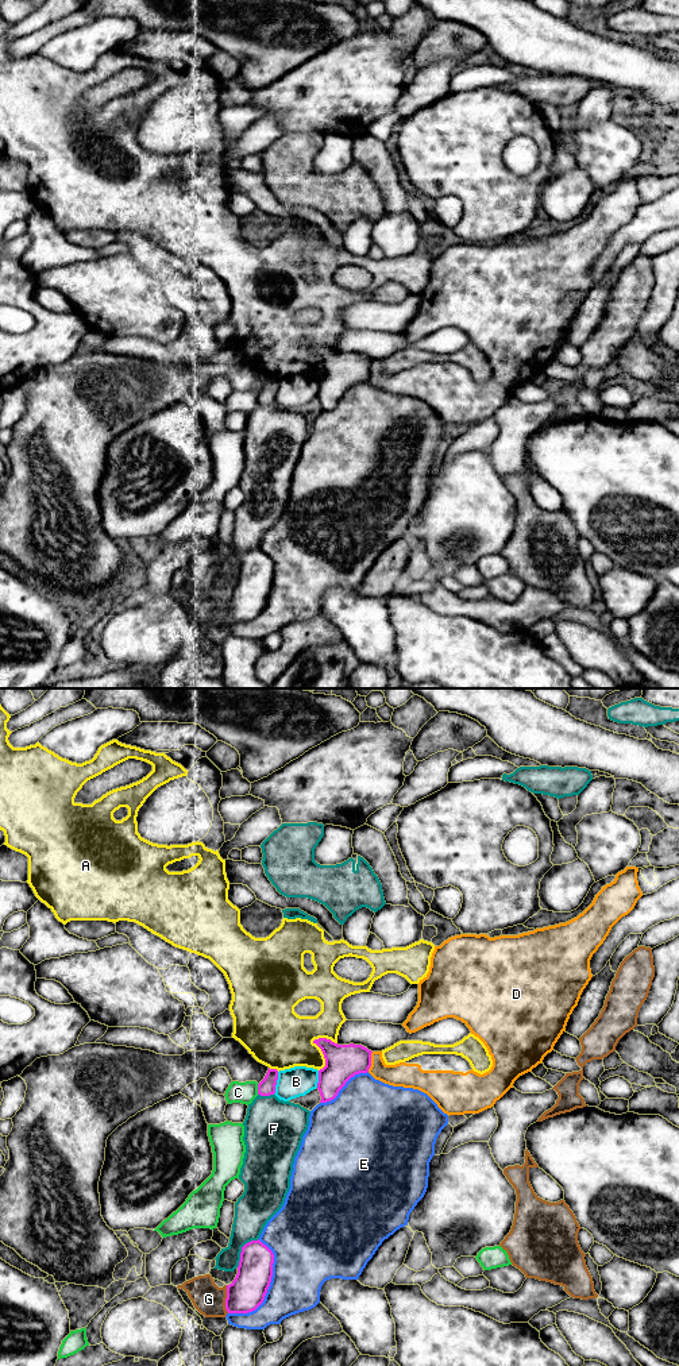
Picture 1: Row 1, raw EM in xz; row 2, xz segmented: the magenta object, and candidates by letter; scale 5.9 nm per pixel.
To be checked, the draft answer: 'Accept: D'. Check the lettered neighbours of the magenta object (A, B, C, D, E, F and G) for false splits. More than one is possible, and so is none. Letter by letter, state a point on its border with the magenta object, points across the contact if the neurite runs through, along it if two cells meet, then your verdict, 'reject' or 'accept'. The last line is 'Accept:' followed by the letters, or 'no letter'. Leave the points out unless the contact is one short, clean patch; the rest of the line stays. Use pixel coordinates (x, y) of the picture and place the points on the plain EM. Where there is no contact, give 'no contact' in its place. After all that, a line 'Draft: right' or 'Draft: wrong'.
A: xz (321, 359) | reject
B: xz (276, 392) | reject
C: xz (258, 398) | reject
D: xz (370, 370) | along xz (373, 361), (367, 379) | reject
E: xz (269, 594) | reject
F: xz (242, 558) | reject
G: xz (226, 608) | reject
Accept: no letter
Draft: wrong

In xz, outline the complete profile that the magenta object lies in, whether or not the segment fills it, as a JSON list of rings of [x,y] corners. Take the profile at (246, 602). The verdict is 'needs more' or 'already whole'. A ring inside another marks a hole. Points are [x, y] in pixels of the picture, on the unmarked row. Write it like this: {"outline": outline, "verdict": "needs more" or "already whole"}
{"outline": [[[259,548],[242,556],[238,583],[227,594],[228,622],[248,622],[263,611],[273,586],[273,572],[273,560]]], "verdict": "already whole"}

